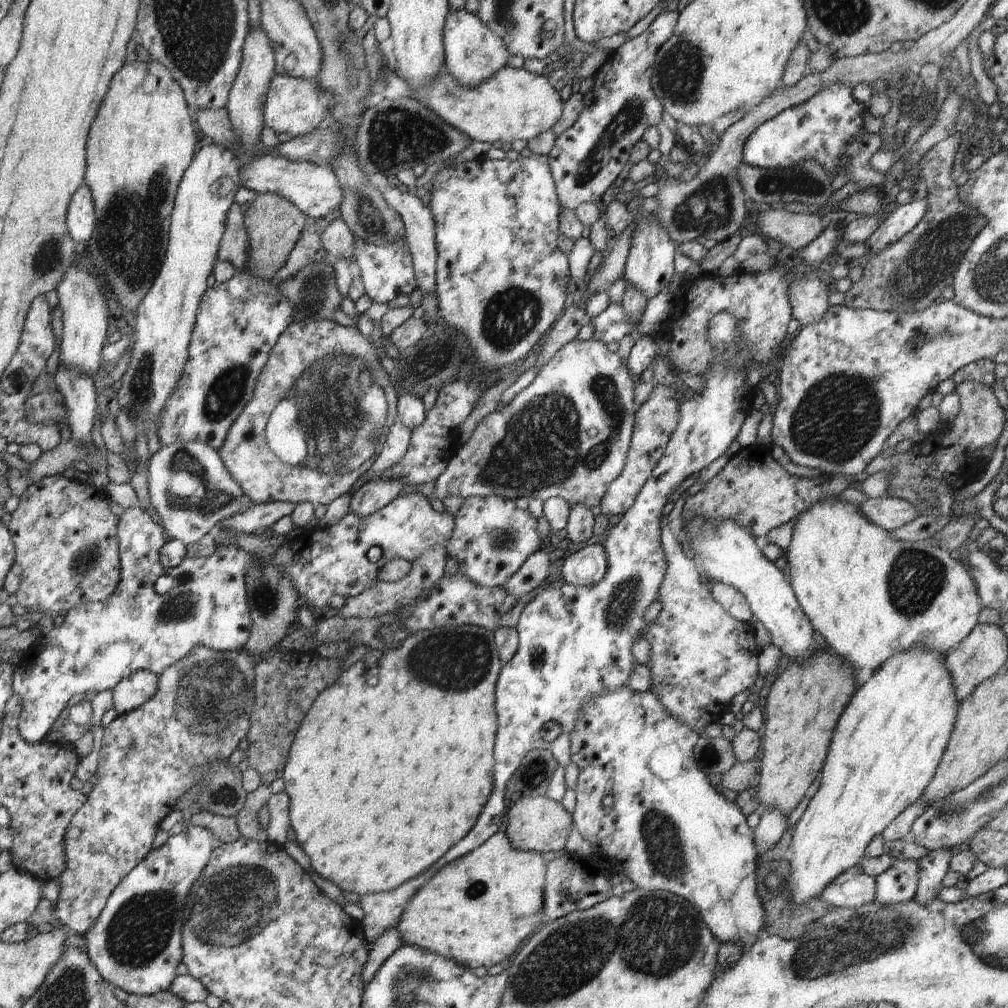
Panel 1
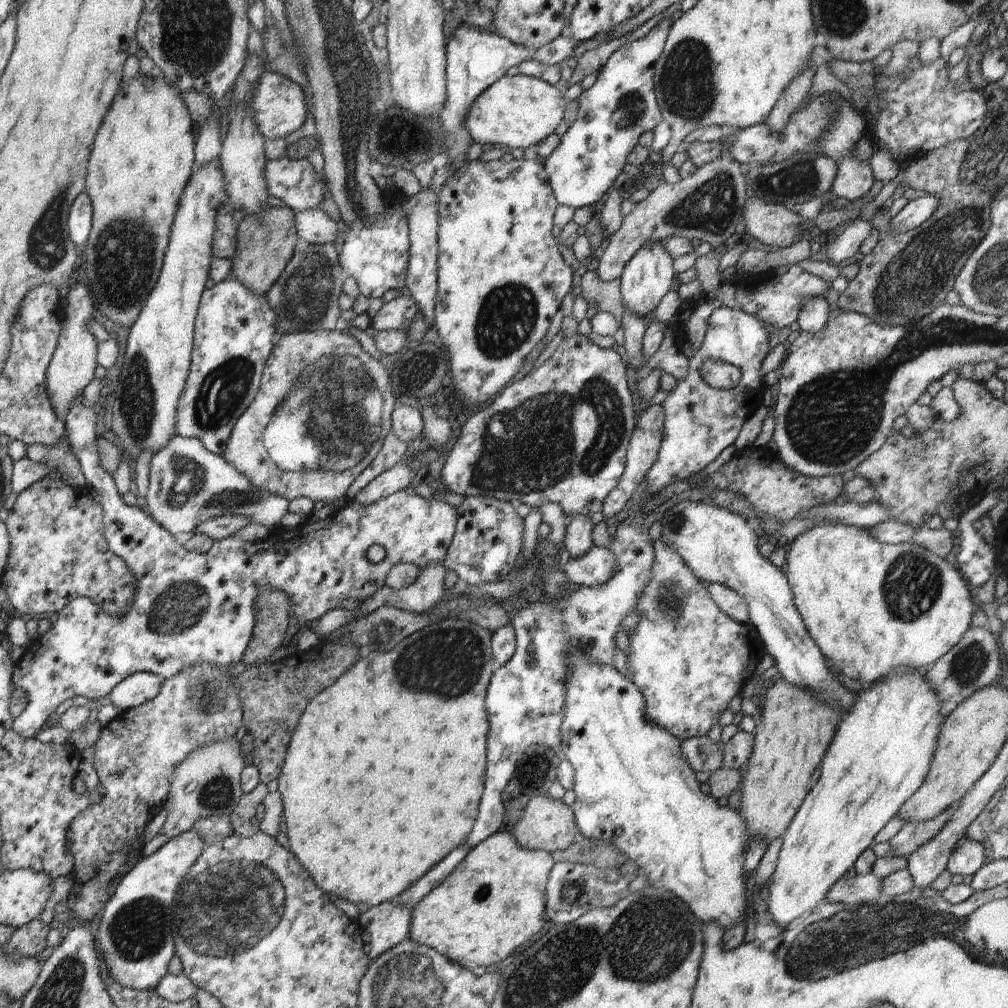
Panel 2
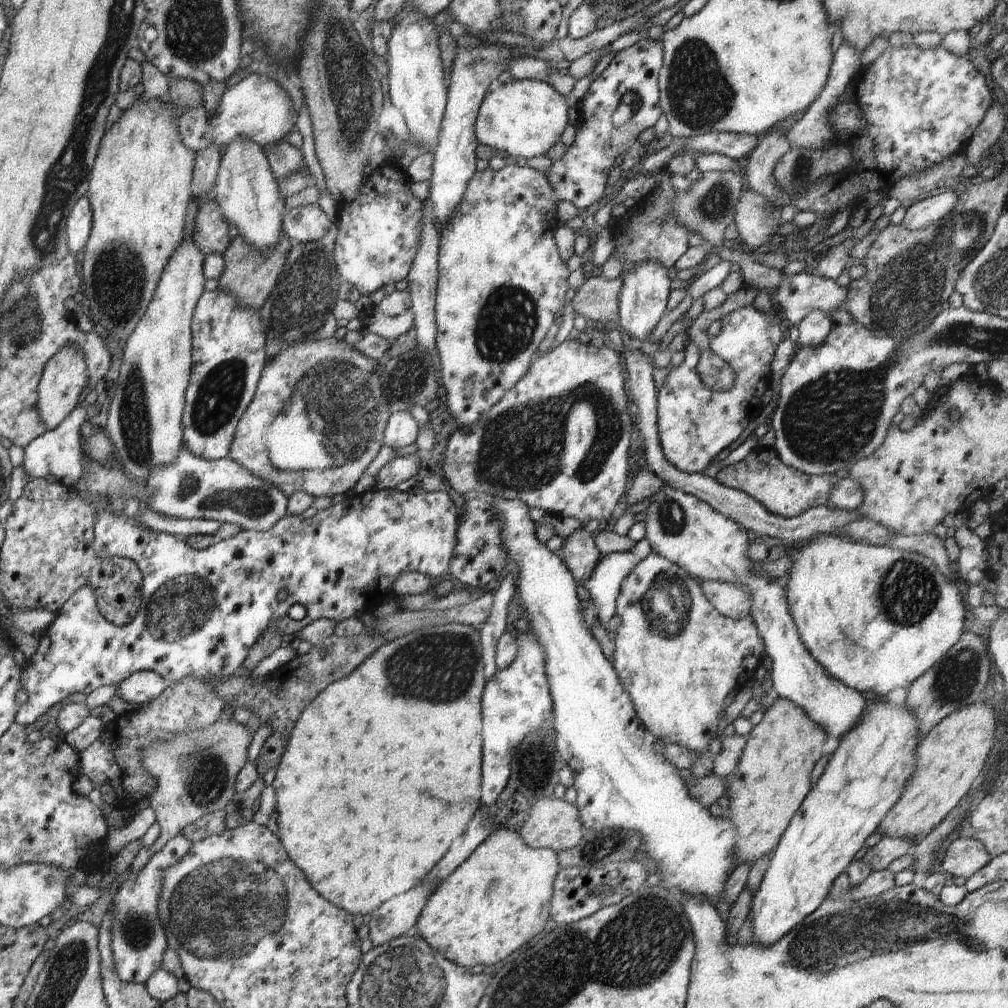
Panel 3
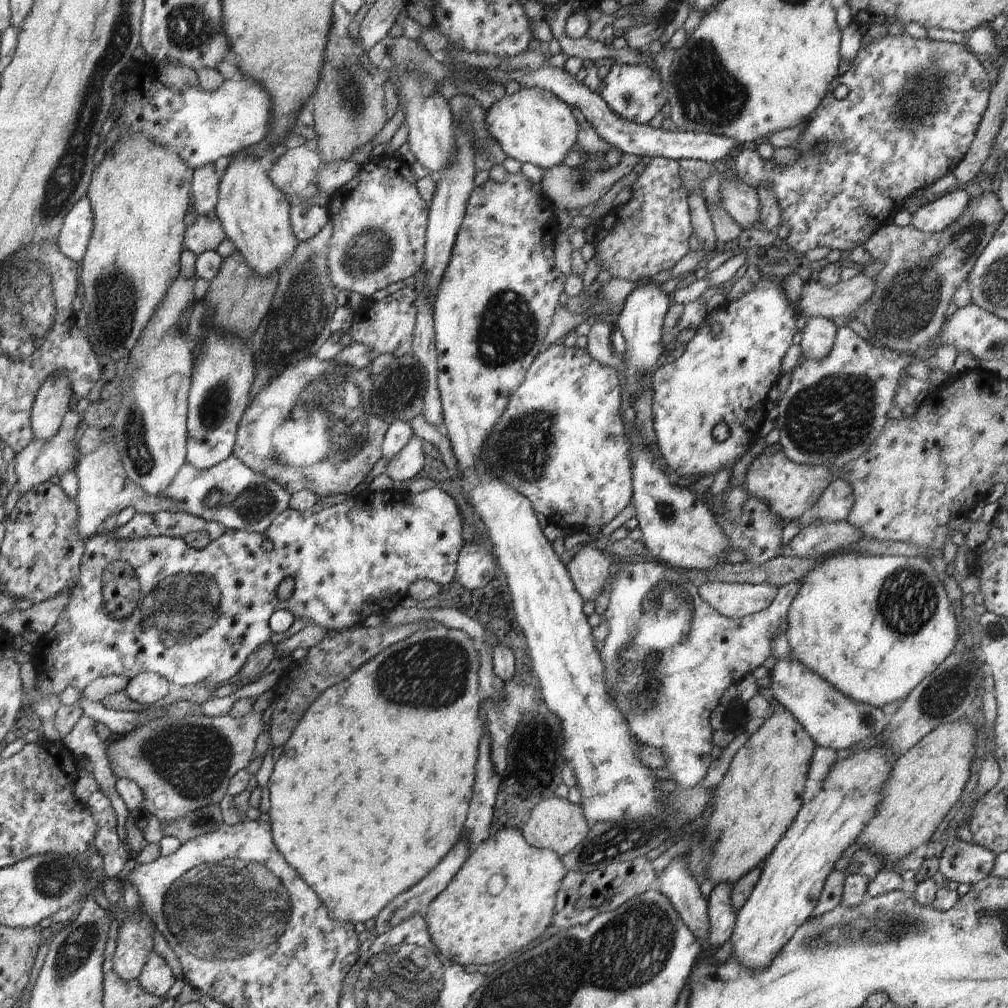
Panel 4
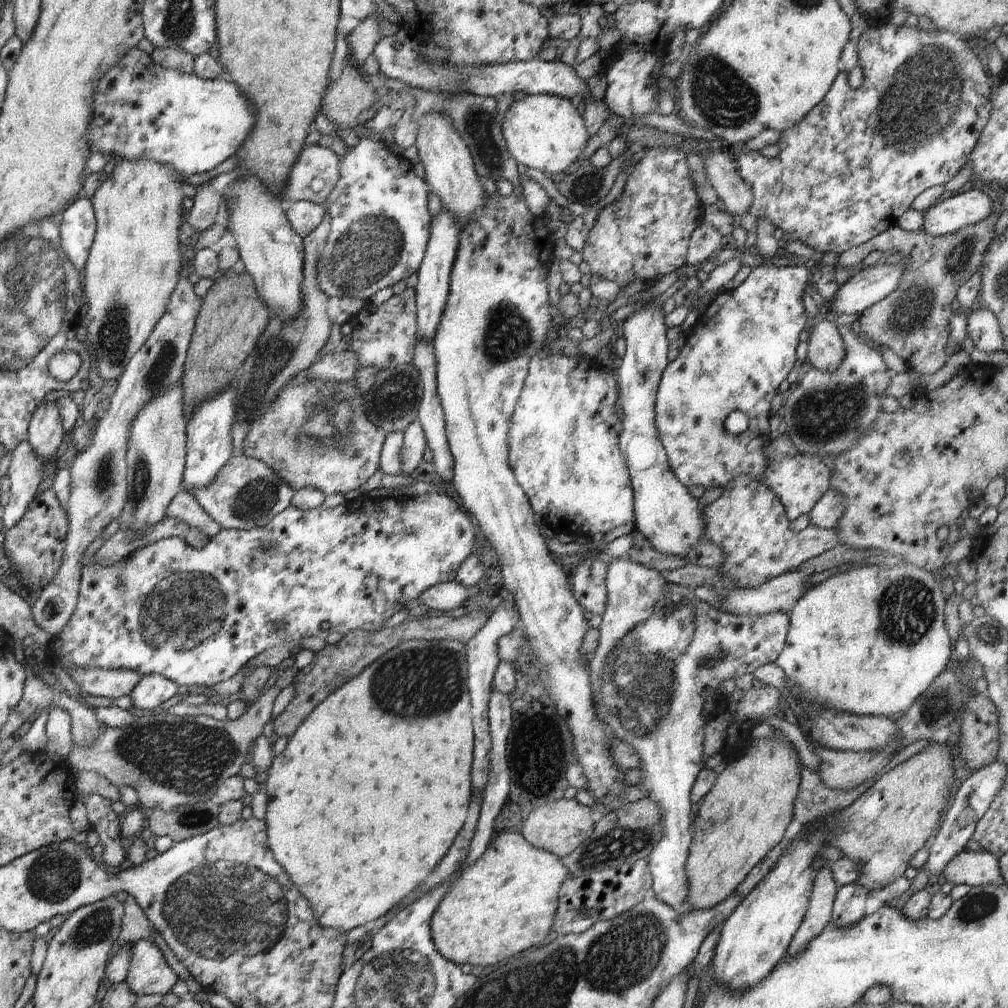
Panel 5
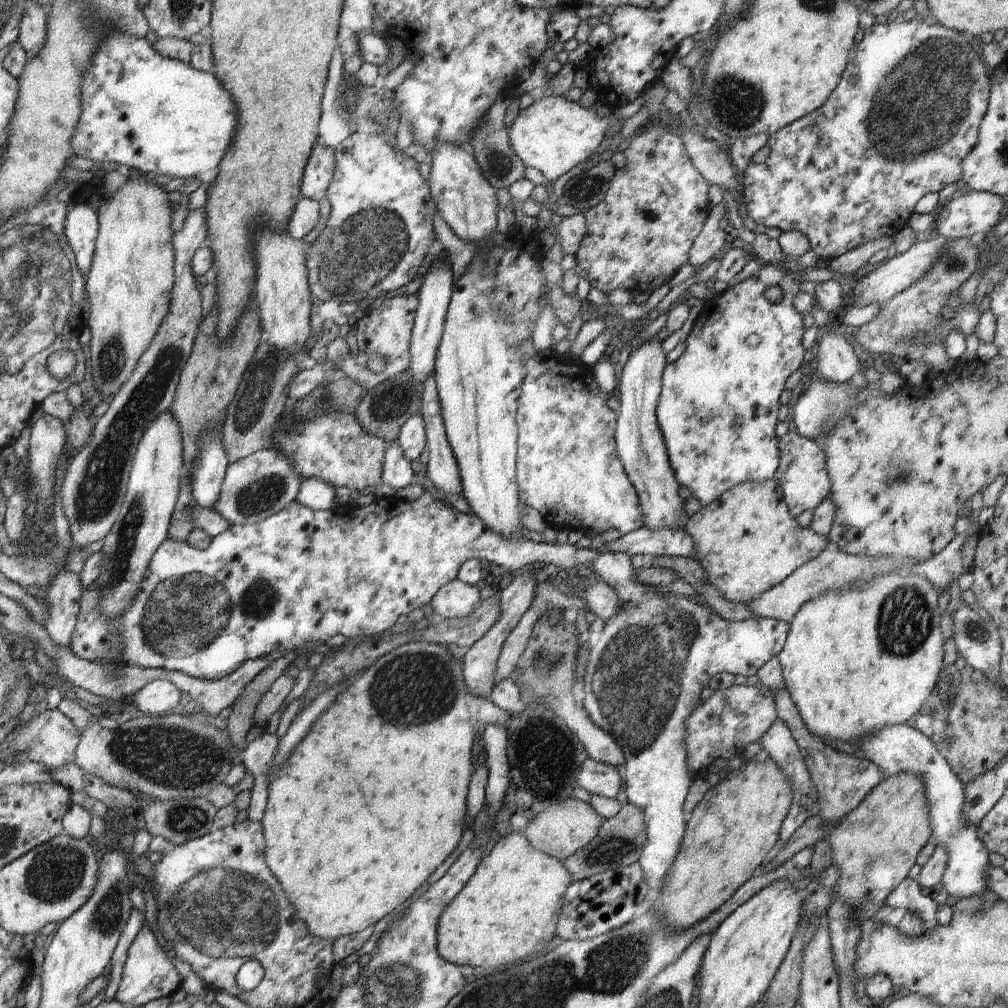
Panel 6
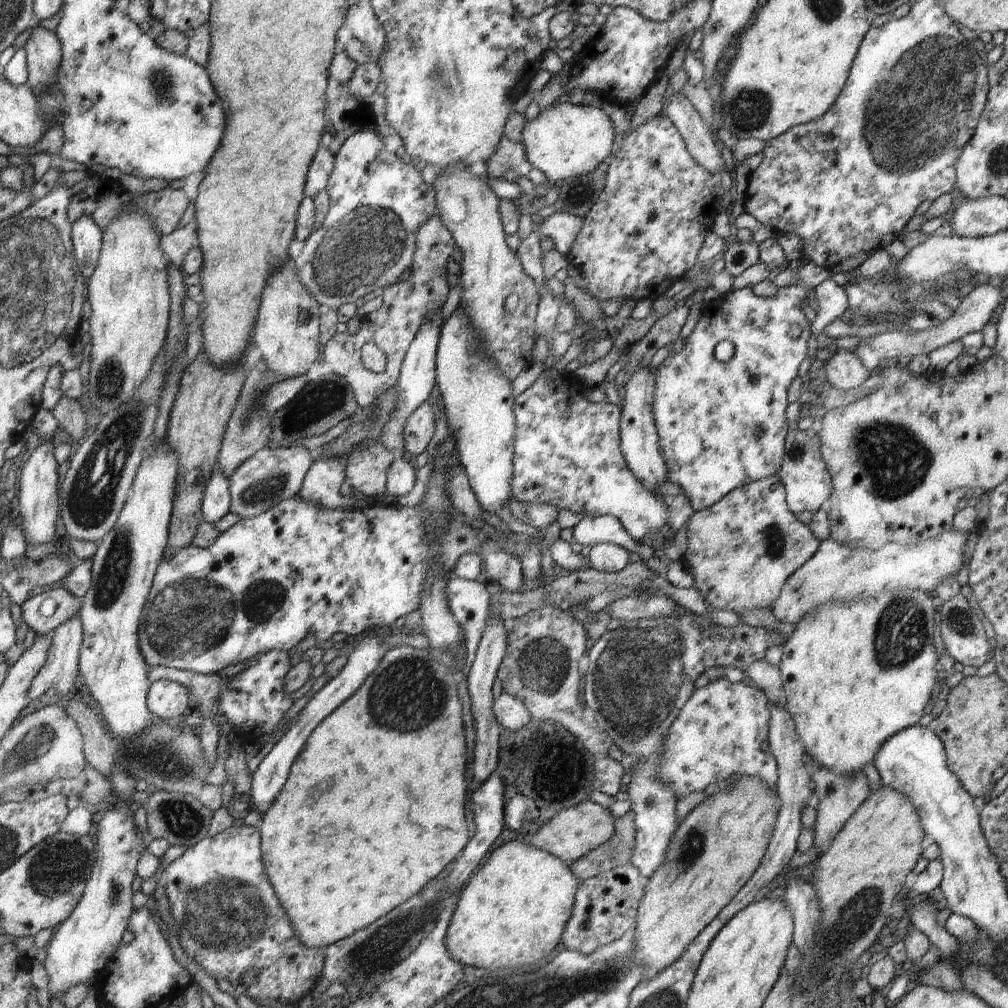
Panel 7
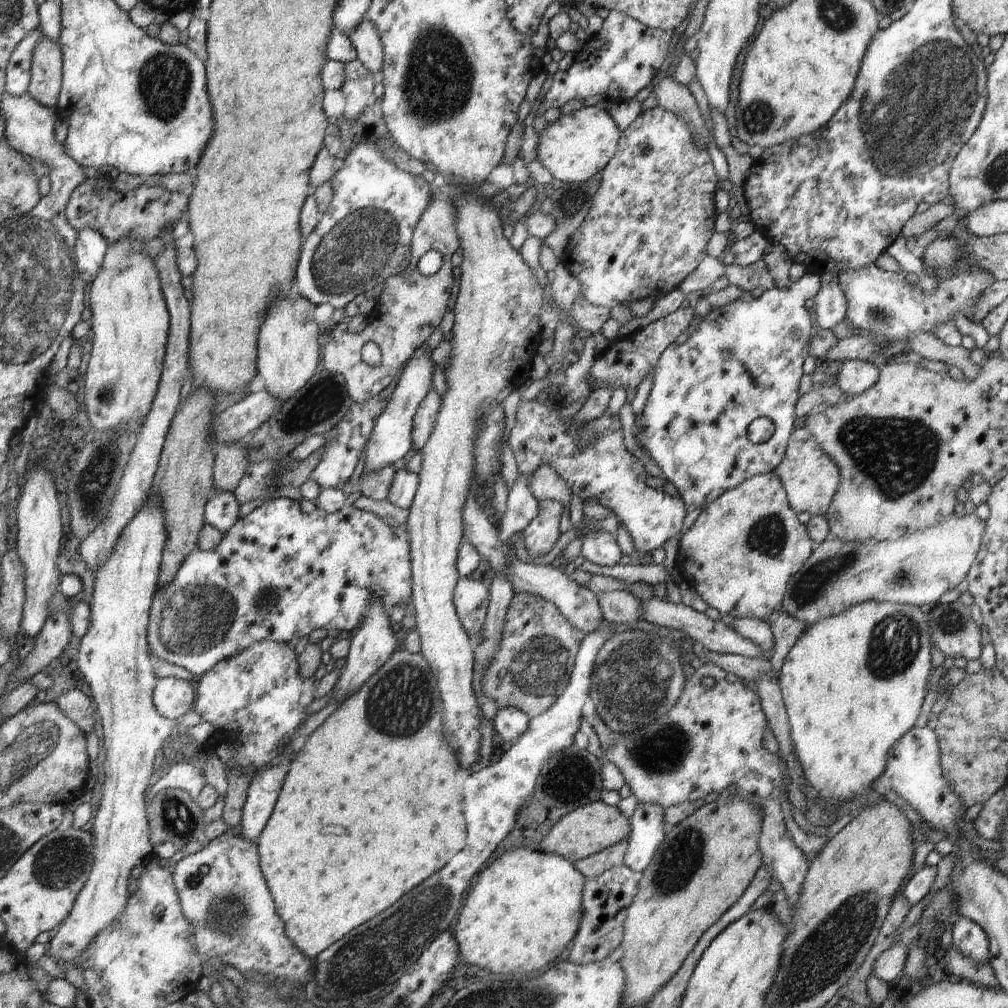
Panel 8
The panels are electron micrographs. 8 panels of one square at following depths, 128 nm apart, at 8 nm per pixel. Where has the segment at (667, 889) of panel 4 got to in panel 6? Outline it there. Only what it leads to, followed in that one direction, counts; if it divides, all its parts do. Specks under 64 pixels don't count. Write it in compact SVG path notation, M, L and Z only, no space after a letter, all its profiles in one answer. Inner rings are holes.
M602 551L596 556L590 568L591 571L596 573L605 584L608 584L618 594L623 606L618 614L606 621L606 627L600 632L601 636L600 640L598 640L598 644L591 647L590 660L588 660L588 666L586 666L586 672L584 672L582 678L584 680L584 692L586 693L586 696L584 696L583 708L594 724L614 738L614 741L618 744L624 756L626 762L626 778L624 778L624 783L626 785L628 803L636 806L636 809L639 809L643 813L643 822L645 825L646 843L644 844L637 864L641 867L643 877L645 878L650 893L654 894L657 893L658 890L661 889L662 884L665 883L665 875L675 860L675 855L679 850L684 832L686 831L688 817L683 812L683 805L688 795L689 788L691 787L692 780L690 779L689 769L686 765L684 726L687 718L690 717L693 709L701 700L700 694L702 688L708 686L712 676L723 671L731 672L733 675L740 674L740 676L747 678L757 675L758 670L766 664L772 656L777 656L783 650L790 631L790 626L783 621L764 619L761 617L753 617L746 621L726 621L716 614L716 612L710 610L710 608L706 609L700 607L698 604L692 603L689 598L675 596L671 593L667 593L666 595L656 593L654 587L642 585L637 582L635 568L631 563L631 557L620 552Z

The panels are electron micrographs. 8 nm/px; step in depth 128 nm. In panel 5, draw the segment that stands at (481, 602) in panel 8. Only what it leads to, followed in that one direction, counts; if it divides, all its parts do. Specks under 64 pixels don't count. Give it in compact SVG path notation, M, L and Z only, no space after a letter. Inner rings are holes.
M454 580L428 588L418 596L417 602L438 612L450 612L462 609L466 600L468 600L468 588Z

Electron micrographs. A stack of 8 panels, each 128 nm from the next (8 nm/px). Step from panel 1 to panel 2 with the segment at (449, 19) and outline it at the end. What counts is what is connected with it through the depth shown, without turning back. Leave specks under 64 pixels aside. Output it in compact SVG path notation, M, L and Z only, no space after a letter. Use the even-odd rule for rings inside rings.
M462 21L459 26L456 26L454 34L448 38L445 46L447 99L442 110L438 113L440 124L442 124L440 130L444 132L444 144L446 144L446 152L444 154L448 159L448 164L456 169L454 173L467 162L466 152L468 152L468 148L472 144L470 134L468 134L468 130L464 126L466 112L468 112L470 104L486 88L506 75L506 71L510 70L512 66L518 66L524 60L538 60L538 62L544 62L544 64L558 65L572 56L577 44L566 32L556 40L552 40L550 44L546 44L546 46L542 46L538 50L532 50L532 48L524 48L512 44L510 40L496 33L486 32L486 30L480 31L479 27L476 28Z

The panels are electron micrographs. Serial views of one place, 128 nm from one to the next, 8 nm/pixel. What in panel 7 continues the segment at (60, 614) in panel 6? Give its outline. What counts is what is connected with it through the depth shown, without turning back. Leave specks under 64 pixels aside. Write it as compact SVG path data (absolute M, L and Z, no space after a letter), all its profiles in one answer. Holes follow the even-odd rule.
M79 614L64 622L51 632L53 644L48 659L36 674L27 693L30 702L45 694L49 688L55 688L60 698L69 696L69 692L77 689L74 674L78 672L78 654L83 642L83 627Z

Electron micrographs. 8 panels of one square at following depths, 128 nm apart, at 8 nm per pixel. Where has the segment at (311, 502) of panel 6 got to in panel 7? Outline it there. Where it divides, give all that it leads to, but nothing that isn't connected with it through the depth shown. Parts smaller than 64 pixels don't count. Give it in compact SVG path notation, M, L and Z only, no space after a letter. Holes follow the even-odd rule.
M346 457L315 459L303 479L300 495L321 502L326 509L348 508L355 502L356 495L342 496L339 489L345 482Z

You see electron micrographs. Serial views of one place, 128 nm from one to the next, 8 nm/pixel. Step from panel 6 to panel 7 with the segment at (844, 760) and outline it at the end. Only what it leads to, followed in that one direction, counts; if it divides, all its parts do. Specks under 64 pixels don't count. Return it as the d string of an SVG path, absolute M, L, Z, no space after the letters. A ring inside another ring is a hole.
M764 659L755 661L744 670L744 676L754 682L772 703L787 710L787 699L781 682L781 673L778 667L768 664ZM809 755L805 758L806 768L816 788L814 790L814 806L817 810L817 824L814 827L814 847L817 848L818 858L828 849L844 824L853 816L853 813L867 800L869 781L860 773L854 775L838 775L818 765Z

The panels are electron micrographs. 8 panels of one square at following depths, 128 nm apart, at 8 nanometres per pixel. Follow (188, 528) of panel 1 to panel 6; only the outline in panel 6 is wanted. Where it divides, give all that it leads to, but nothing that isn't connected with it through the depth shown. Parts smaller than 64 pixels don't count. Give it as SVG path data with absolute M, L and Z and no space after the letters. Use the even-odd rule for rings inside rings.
M262 448L248 457L230 463L225 473L219 500L214 506L217 511L231 525L252 525L263 522L266 517L273 516L284 509L290 502L296 501L302 476L295 472L290 460L281 451L274 448Z

